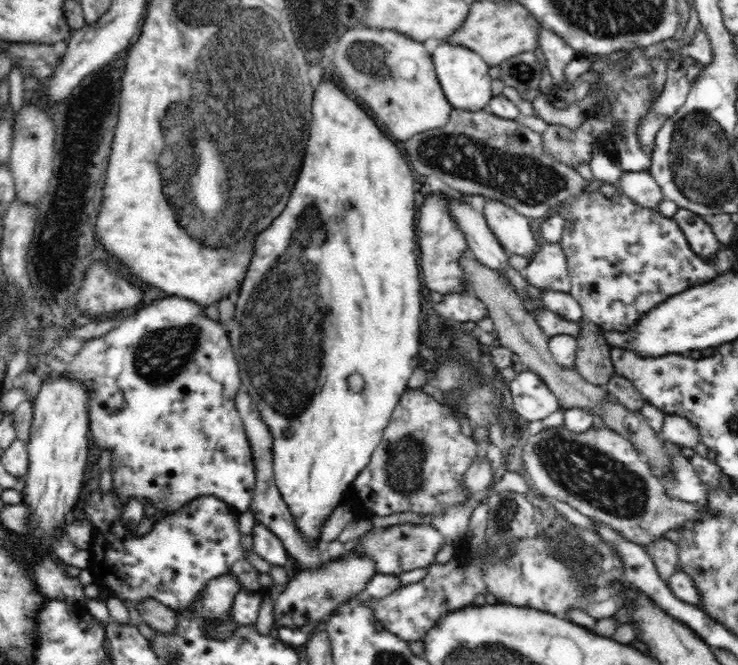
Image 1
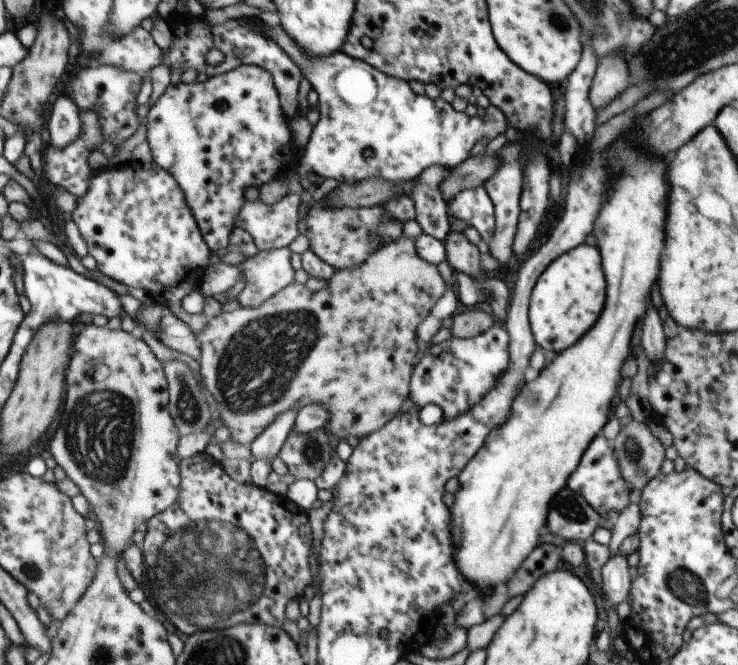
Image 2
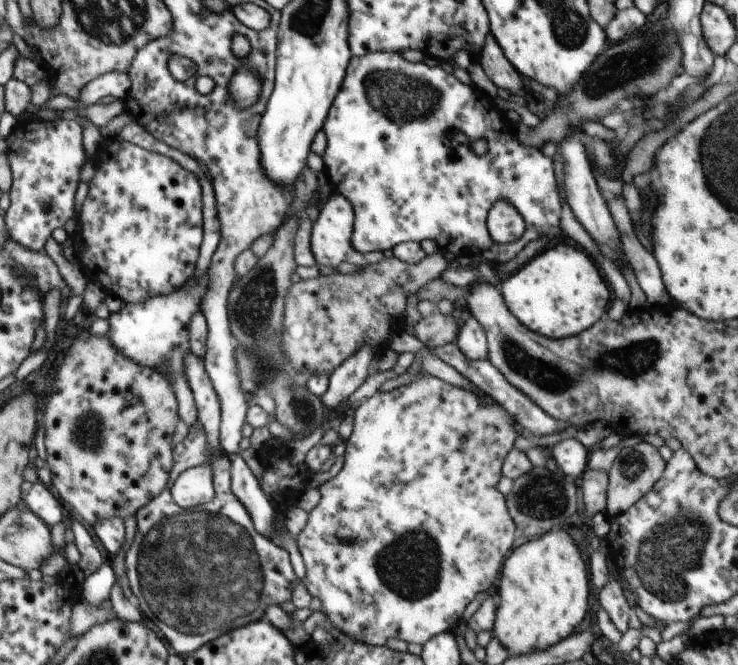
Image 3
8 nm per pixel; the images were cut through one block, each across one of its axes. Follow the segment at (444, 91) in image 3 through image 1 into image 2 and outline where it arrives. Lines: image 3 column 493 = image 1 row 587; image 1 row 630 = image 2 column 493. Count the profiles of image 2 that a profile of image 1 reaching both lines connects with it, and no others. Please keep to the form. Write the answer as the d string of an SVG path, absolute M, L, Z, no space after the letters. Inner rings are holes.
M463 189L449 203L447 212L460 220L466 220L471 227L476 228L481 238L489 242L495 231L495 212L493 202L486 189Z

